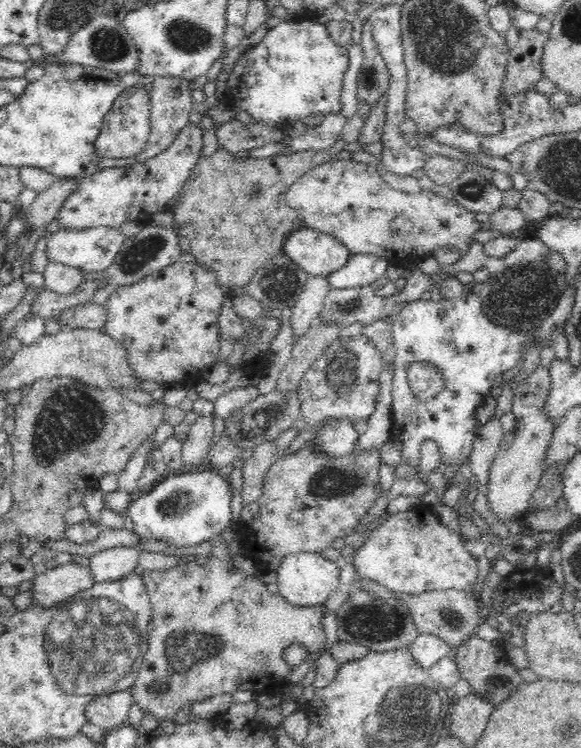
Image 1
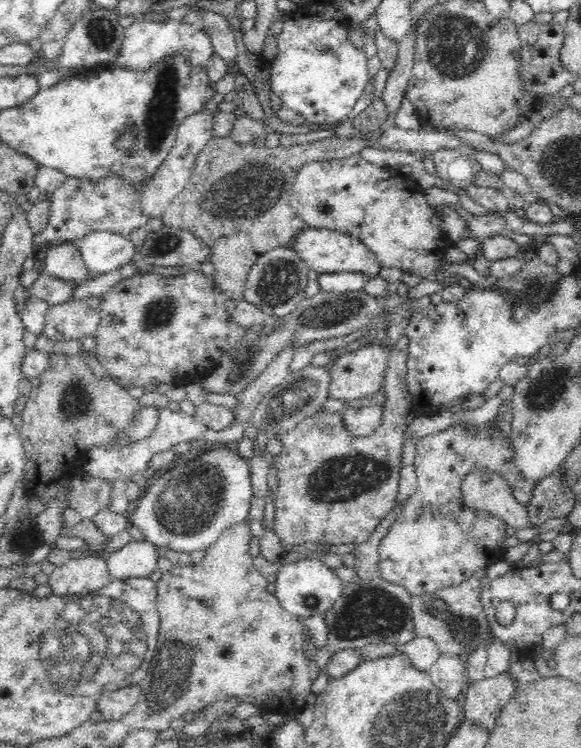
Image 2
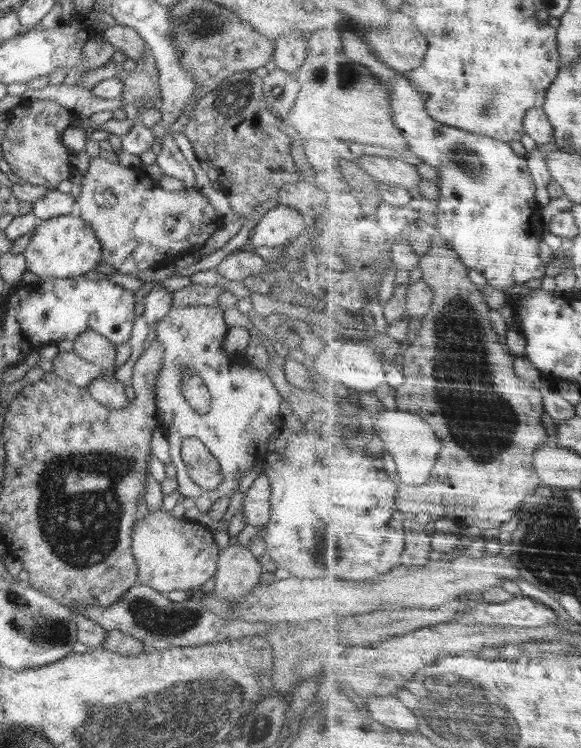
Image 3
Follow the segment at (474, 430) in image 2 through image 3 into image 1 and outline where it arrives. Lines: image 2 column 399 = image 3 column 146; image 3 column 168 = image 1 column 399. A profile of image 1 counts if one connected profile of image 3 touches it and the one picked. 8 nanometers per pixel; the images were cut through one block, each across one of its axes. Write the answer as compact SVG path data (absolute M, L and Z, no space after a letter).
M414 502L414 504L395 510L384 523L370 532L363 544L350 556L358 572L357 578L374 580L391 591L404 592L409 595L450 589L472 592L474 584L478 582L478 561L464 549L460 534L456 534L443 525L432 509L432 506Z

